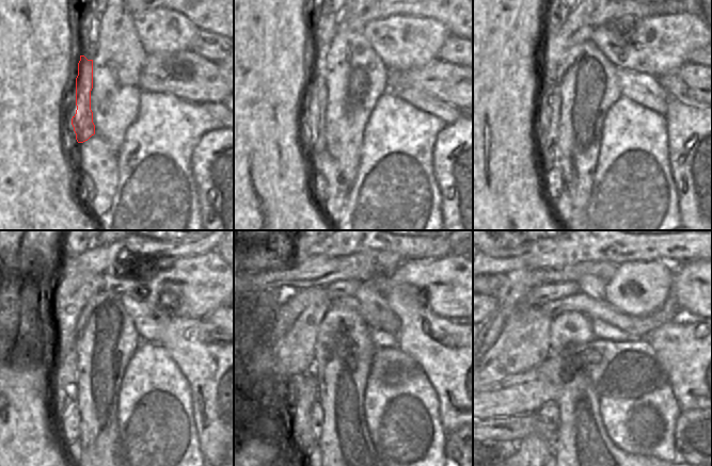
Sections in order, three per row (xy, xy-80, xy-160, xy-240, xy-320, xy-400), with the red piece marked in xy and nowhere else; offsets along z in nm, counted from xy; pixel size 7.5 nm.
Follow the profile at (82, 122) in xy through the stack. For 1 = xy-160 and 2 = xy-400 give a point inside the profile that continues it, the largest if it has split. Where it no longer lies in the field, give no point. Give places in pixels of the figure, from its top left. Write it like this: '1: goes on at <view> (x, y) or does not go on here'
1: goes on at xy-160 (549, 106)
2: goes on at xy-400 (534, 447)

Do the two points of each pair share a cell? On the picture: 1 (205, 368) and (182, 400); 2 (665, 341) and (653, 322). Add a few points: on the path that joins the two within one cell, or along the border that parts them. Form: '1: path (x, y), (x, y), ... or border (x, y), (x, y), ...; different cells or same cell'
1: border (178, 366), (190, 387), (190, 401), (193, 413); different cells
2: border (671, 320), (653, 328), (645, 338); different cells

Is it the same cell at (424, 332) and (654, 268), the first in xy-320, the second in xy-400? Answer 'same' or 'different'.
same

